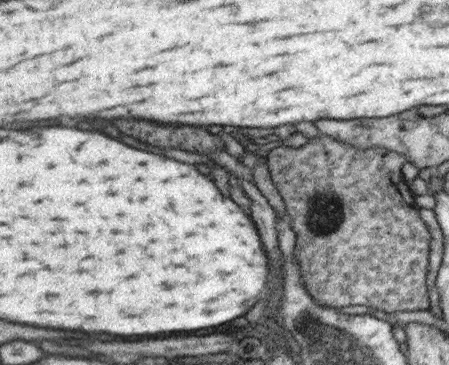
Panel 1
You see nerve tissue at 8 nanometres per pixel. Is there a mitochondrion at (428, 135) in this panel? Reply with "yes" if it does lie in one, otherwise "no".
no

